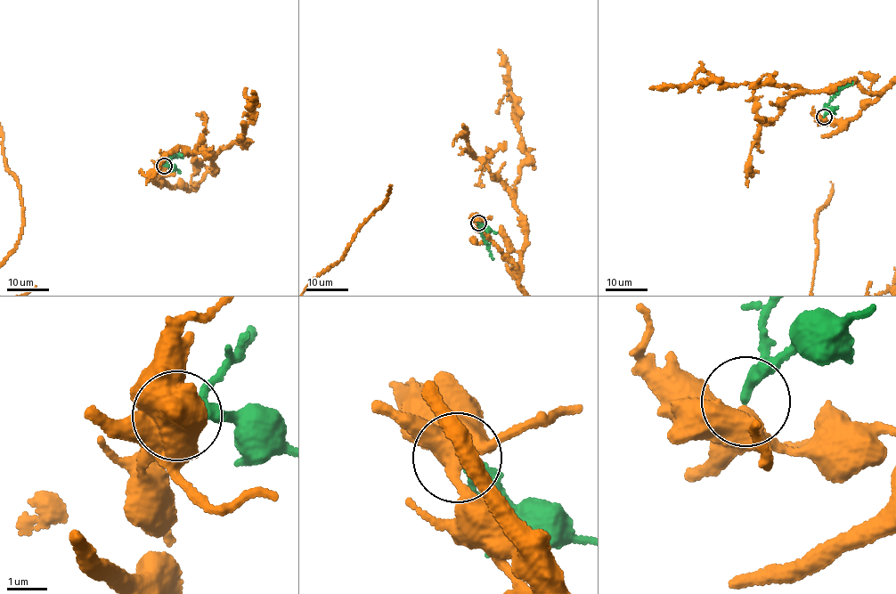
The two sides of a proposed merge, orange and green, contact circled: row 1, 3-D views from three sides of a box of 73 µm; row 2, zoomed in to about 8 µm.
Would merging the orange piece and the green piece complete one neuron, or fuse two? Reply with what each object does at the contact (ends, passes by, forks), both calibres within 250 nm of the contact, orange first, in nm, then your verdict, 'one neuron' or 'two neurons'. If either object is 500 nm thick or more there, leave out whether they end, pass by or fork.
500/220 nm | one neuron

